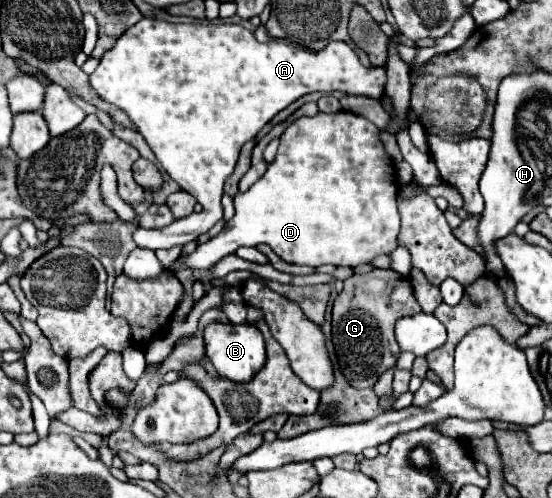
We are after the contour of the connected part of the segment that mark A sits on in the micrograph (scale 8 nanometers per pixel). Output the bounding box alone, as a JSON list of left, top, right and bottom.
[89,18,387,250]

